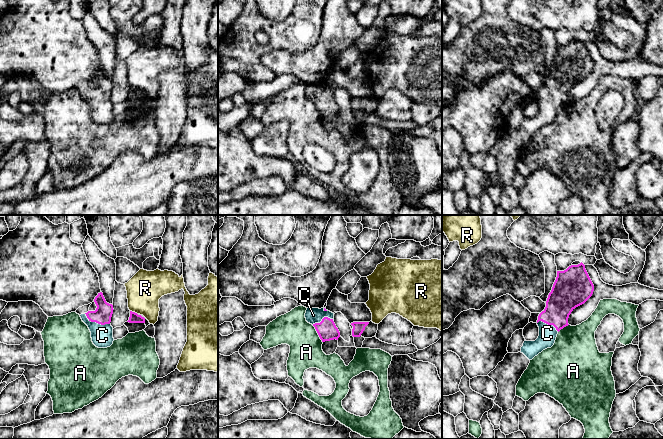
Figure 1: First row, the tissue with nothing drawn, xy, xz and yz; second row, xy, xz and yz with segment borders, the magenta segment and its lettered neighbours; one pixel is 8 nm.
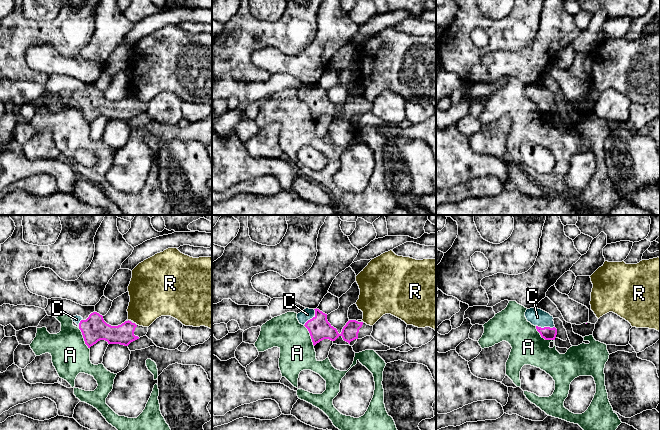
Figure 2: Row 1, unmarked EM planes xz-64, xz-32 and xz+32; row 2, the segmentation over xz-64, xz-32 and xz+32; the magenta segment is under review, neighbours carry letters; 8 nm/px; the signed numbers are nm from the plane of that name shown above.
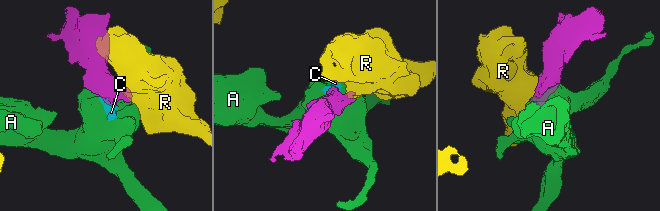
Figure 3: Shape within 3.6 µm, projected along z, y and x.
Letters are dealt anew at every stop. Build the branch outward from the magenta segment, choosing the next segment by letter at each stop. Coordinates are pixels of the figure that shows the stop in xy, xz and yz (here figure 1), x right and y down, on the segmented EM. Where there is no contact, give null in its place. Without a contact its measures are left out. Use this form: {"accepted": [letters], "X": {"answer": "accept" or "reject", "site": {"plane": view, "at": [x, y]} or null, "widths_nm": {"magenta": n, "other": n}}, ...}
{"accepted": ["C"], "A": {"answer": "reject", "site": {"plane": "xz", "at": [318, 334]}, "widths_nm": {"magenta": 160, "other": 260}}, "C": {"answer": "accept", "site": {"plane": "xy", "at": [96, 322]}, "widths_nm": {"magenta": 150, "other": 180}}, "R": {"answer": "reject", "site": {"plane": "xy", "at": [134, 312]}, "widths_nm": {"magenta": 80, "other": 280}}}

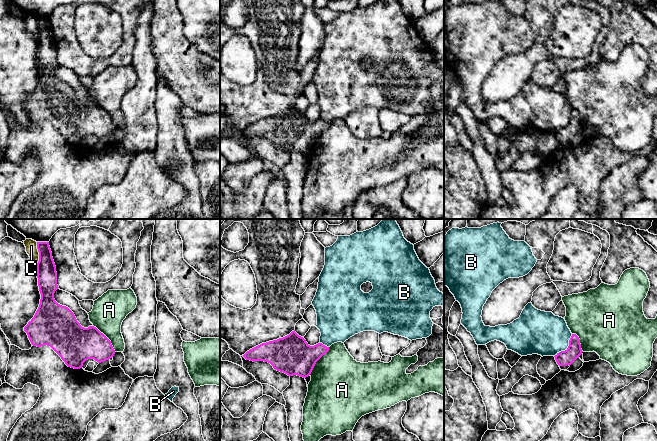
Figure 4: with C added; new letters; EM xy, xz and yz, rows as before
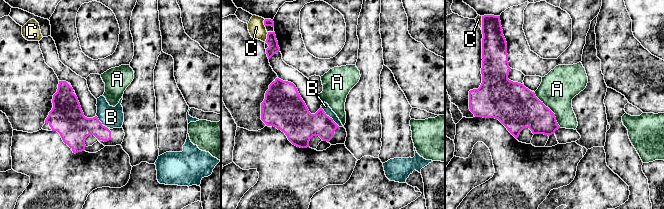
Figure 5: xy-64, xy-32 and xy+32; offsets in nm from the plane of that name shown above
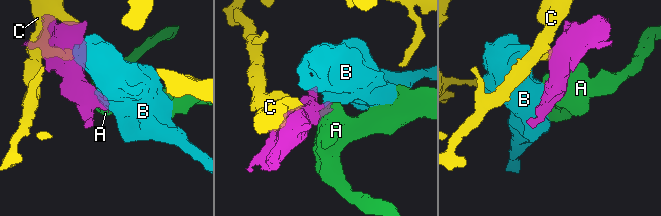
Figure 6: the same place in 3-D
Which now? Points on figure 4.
{"accepted": [], "A": {"answer": "reject", "site": {"plane": "xz", "at": [317, 360]}, "widths_nm": {"magenta": 320, "other": 460}}, "B": {"answer": "reject", "site": {"plane": "yz", "at": [567, 348]}, "widths_nm": {"magenta": 120, "other": 340}}, "C": {"answer": "reject", "site": {"plane": "xy", "at": [39, 253]}, "widths_nm": {"magenta": 160, "other": 100}}}

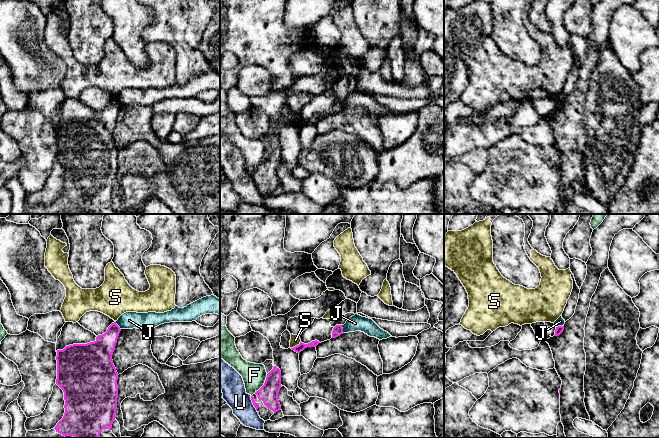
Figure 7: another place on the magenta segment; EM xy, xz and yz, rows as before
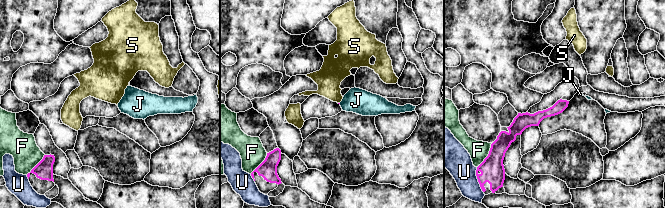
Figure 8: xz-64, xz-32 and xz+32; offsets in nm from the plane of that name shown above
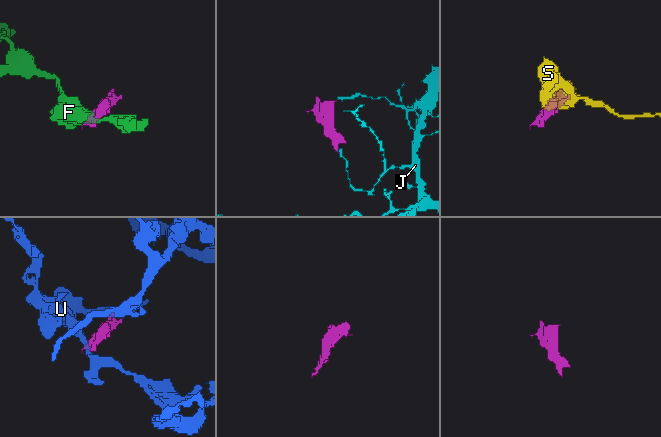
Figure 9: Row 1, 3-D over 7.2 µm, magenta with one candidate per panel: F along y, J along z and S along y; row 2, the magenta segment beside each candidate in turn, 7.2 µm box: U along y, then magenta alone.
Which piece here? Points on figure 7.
{"accepted": [], "F": {"answer": "reject", "site": {"plane": "xz", "at": [264, 384]}, "widths_nm": {"magenta": 160, "other": 190}}, "J": {"answer": "reject", "site": {"plane": "xz", "at": [342, 329]}, "widths_nm": {"magenta": 80, "other": 130}}, "S": {"answer": "reject", "site": {"plane": "xz", "at": [297, 345]}, "widths_nm": {"magenta": 60, "other": 80}}, "U": {"answer": "reject", "site": {"plane": "xz", "at": [252, 402]}, "widths_nm": {"magenta": 50, "other": 190}}}

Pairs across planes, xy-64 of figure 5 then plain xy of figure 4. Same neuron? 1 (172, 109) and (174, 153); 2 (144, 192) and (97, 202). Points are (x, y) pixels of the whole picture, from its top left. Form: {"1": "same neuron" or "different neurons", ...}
{"1": "same neuron", "2": "same neuron"}

